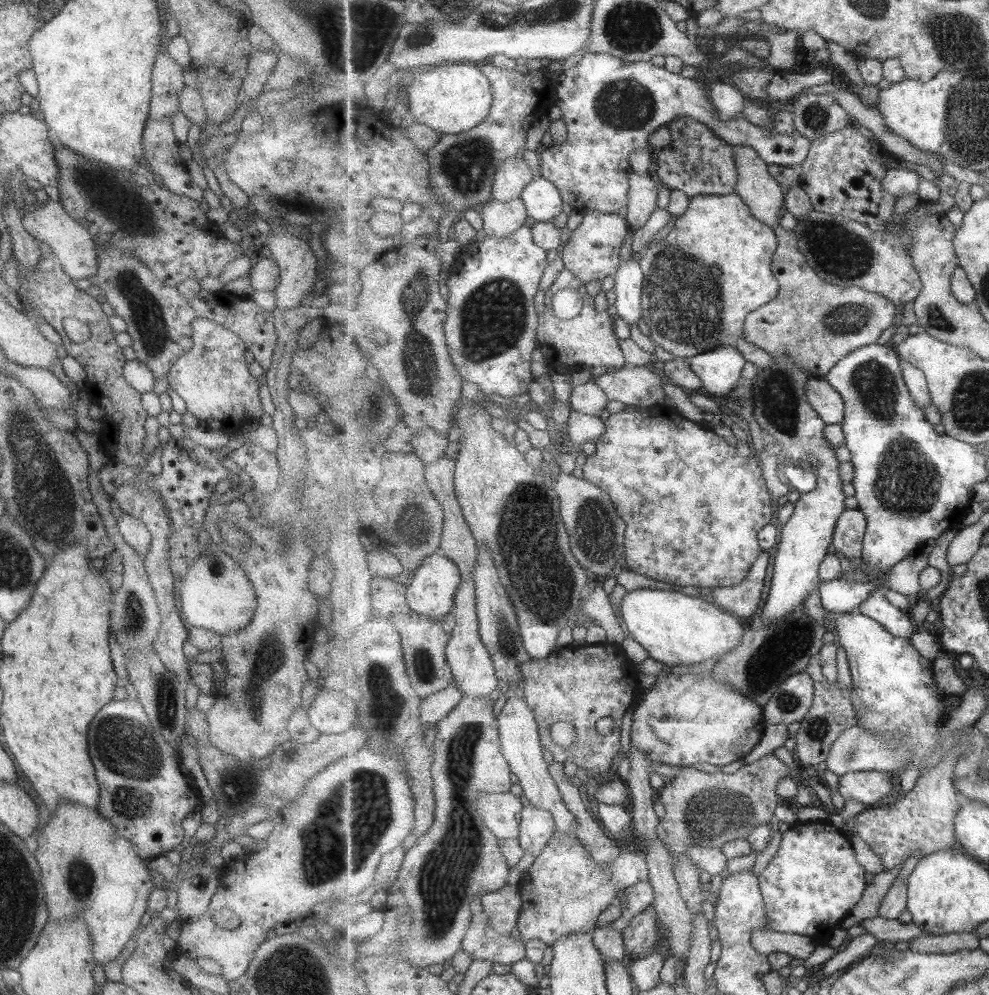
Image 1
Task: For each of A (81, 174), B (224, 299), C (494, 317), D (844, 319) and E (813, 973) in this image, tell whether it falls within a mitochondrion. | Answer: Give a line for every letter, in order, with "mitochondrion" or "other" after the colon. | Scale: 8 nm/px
A: mitochondrion
B: other
C: mitochondrion
D: mitochondrion
E: other

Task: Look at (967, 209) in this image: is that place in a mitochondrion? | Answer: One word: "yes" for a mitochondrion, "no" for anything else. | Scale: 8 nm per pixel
no

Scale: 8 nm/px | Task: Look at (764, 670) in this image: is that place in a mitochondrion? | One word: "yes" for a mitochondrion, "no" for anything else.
yes

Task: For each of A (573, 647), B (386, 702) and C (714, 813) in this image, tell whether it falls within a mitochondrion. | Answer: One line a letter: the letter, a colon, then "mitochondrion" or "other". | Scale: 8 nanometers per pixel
A: other
B: mitochondrion
C: mitochondrion

